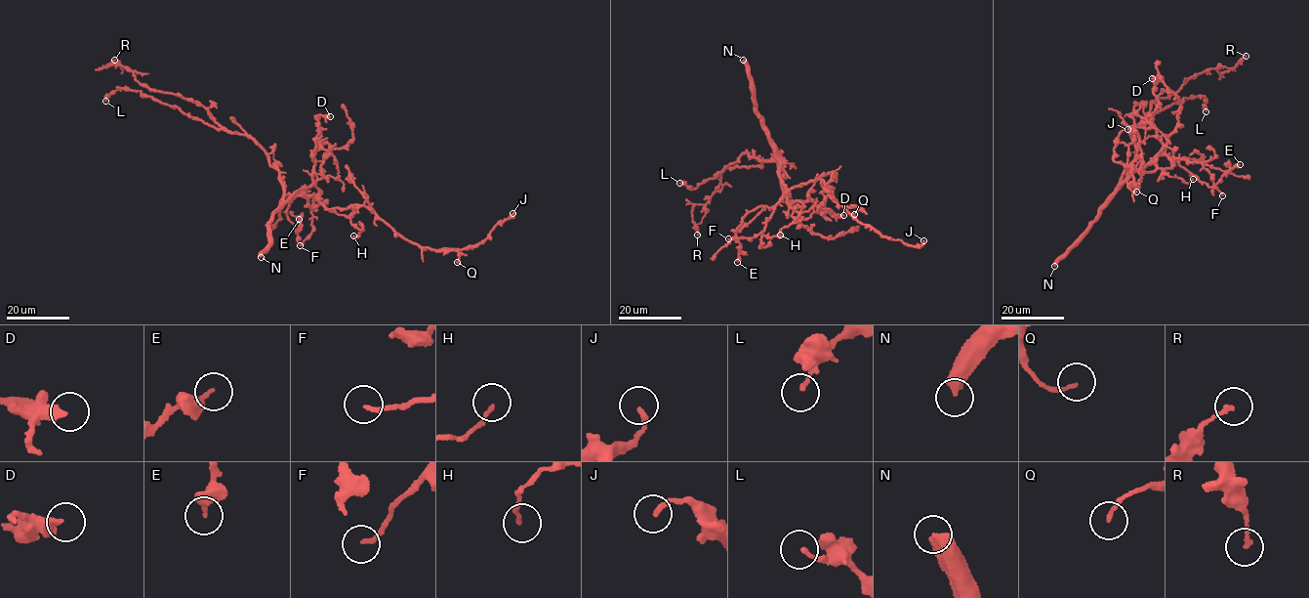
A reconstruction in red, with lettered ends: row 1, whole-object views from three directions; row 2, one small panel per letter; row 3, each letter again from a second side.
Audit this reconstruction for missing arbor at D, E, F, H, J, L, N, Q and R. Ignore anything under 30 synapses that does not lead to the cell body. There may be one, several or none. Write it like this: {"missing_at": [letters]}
{"missing_at": ["N"]}

